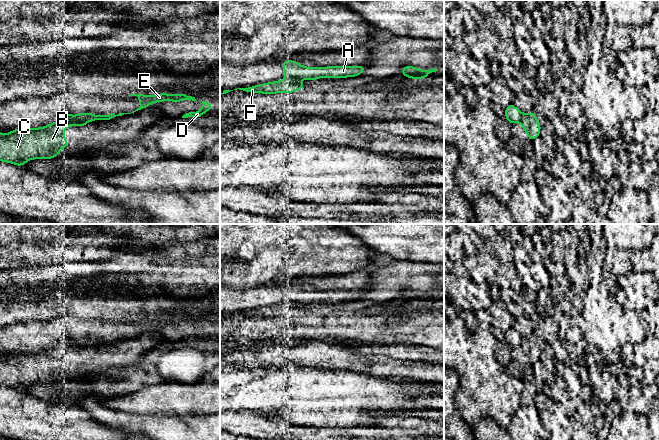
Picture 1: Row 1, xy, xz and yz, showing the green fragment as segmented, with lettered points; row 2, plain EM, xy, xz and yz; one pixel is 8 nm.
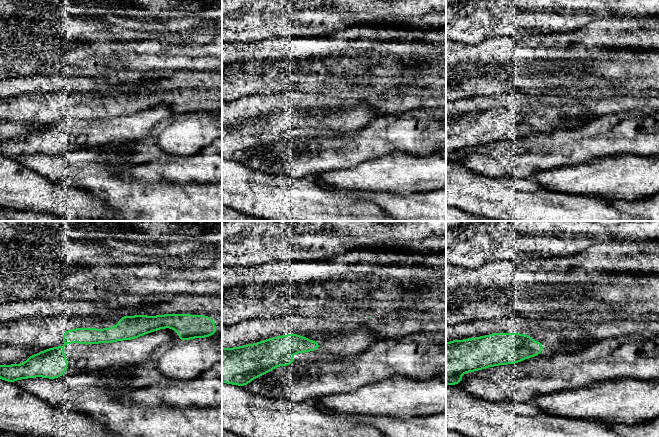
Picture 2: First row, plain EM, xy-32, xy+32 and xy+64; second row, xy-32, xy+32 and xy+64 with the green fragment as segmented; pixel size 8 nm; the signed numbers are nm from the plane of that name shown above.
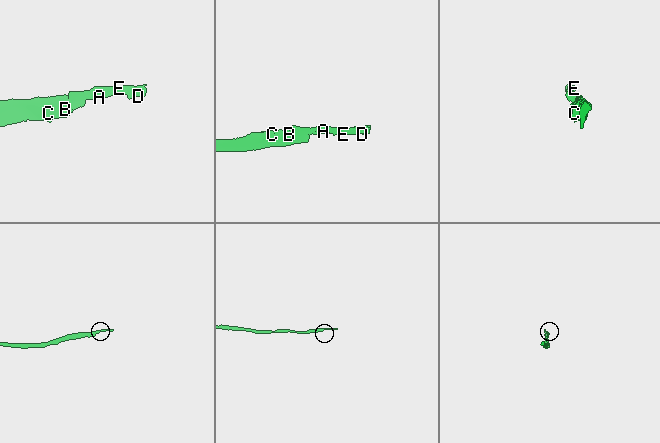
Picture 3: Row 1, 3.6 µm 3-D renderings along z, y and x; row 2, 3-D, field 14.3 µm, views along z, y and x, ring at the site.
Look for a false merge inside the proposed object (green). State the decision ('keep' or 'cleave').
cleave

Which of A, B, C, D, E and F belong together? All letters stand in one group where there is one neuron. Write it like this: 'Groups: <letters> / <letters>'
Groups: A D E / B C F

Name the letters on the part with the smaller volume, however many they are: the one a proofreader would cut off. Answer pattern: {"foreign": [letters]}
{"foreign": ["A", "D", "E"]}

